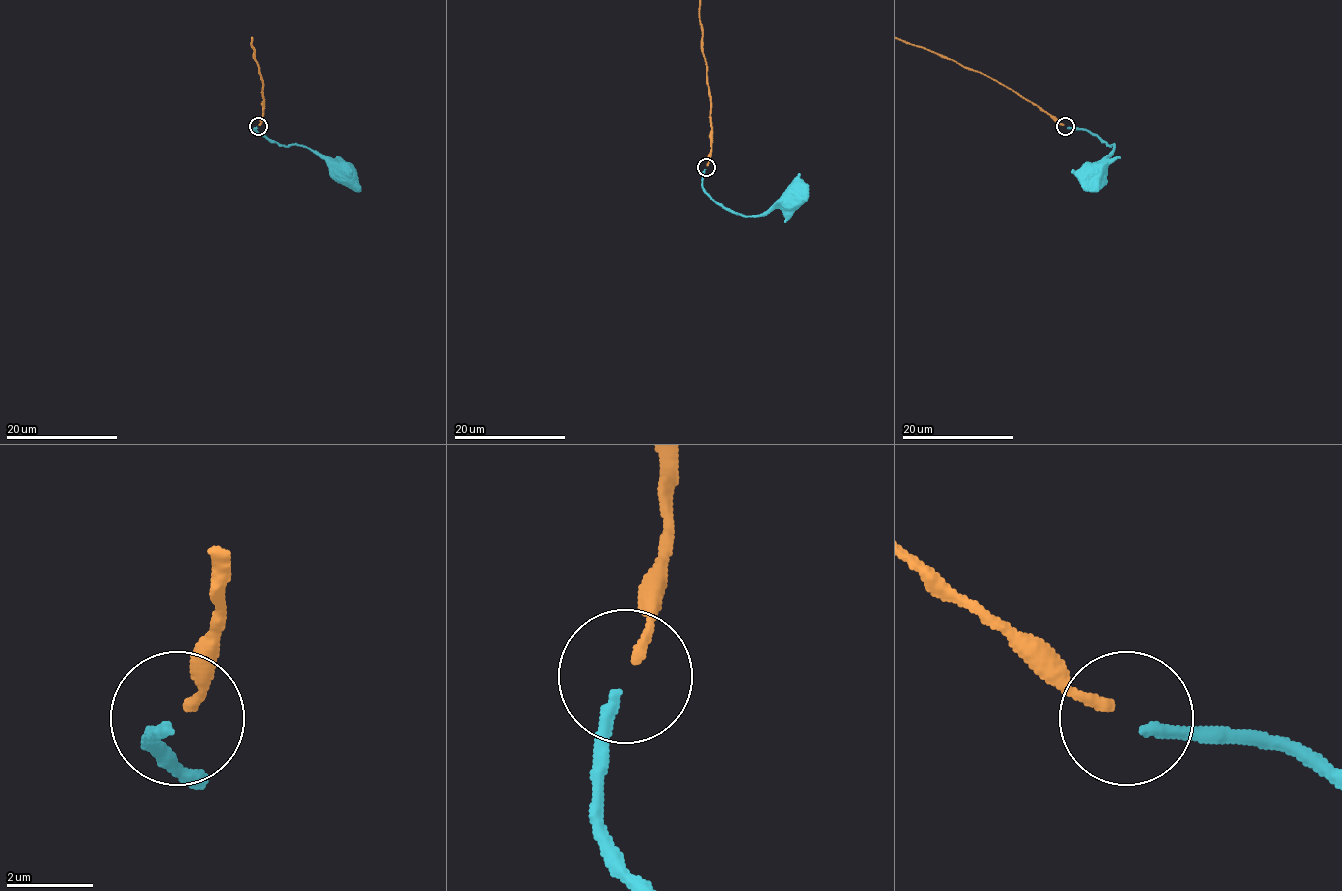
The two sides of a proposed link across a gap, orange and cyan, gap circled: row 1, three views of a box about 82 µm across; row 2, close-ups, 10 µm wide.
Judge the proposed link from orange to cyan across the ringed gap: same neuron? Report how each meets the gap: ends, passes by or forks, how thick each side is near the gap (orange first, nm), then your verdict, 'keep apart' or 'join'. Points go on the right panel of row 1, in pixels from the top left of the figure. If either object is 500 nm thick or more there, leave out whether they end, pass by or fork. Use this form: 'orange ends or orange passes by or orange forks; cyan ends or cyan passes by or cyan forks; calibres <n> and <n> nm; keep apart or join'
orange ends; cyan ends; calibres 240 and 280 nm; join

